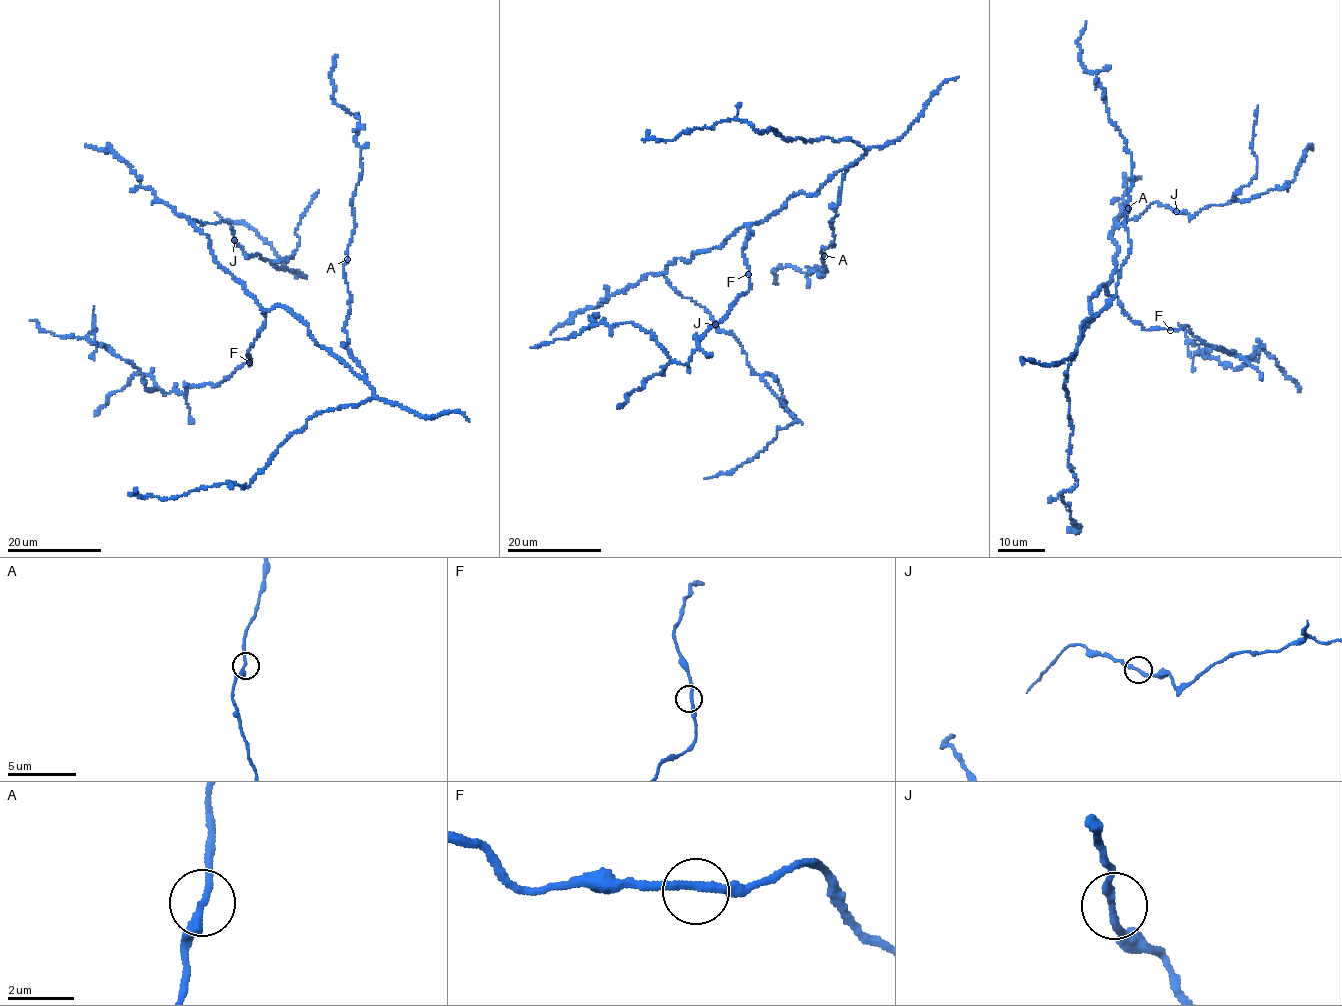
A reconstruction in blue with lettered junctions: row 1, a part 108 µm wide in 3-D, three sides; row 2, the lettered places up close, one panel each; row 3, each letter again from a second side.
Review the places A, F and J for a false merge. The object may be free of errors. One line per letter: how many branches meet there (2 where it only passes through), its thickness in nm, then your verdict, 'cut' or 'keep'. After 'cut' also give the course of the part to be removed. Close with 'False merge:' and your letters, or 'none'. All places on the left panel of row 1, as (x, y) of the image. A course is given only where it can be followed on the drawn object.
A: 2 | 240 nm | keep
F: 2 | 240 nm | keep
J: 2 | 220 nm | keep
False merge: none

